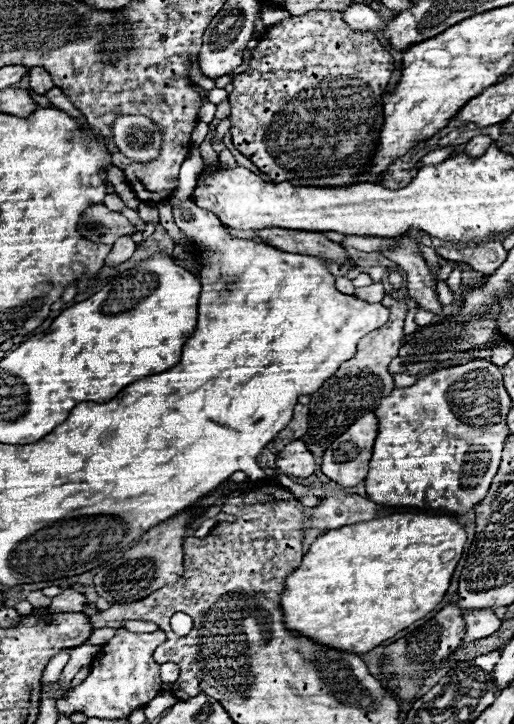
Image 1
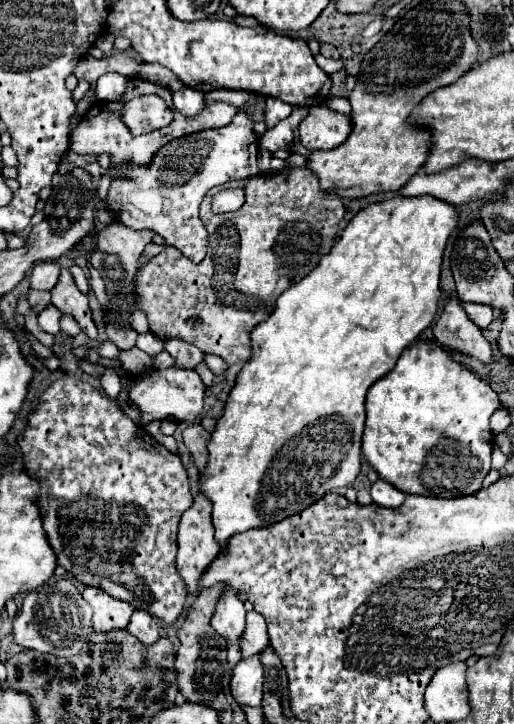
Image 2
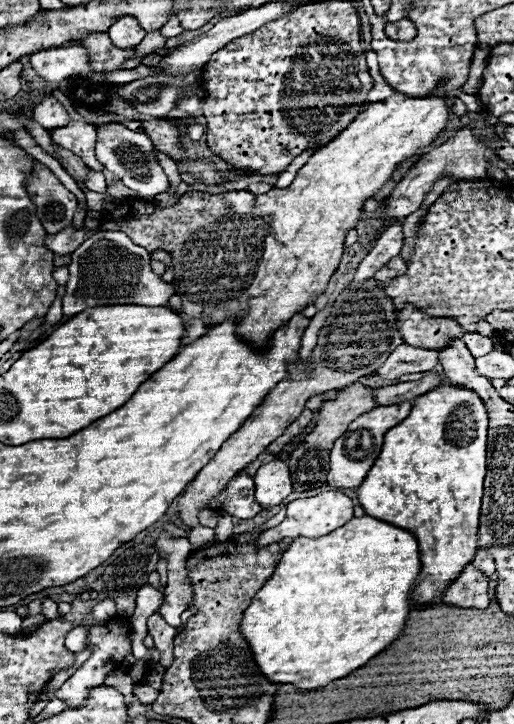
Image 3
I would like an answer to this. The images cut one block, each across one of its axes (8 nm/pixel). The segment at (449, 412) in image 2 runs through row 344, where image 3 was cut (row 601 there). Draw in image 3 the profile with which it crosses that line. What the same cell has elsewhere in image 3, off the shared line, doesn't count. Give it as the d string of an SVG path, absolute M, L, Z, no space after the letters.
M438 386L432 392L418 396L412 412L398 426L390 428L384 436L384 448L378 462L368 472L358 488L358 500L364 512L380 518L396 528L408 530L418 540L420 550L420 576L412 588L410 600L414 606L436 606L444 590L456 580L464 566L468 566L478 550L478 518L487 472L488 414L482 400L472 392L458 386Z

